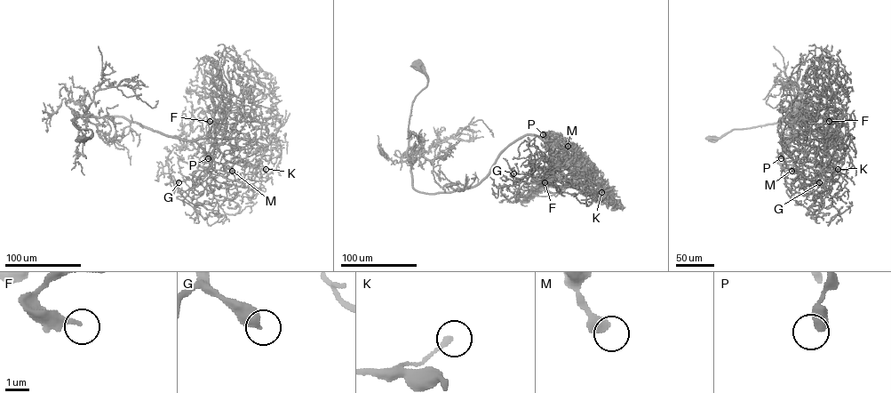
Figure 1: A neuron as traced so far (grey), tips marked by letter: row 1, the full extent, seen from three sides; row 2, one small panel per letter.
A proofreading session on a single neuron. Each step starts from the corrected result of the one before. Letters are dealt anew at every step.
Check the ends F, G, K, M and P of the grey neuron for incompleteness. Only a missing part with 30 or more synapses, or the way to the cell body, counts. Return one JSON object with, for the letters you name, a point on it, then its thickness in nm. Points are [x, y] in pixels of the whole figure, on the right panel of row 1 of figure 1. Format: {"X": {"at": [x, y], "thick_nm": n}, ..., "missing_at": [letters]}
{"missing_at": []}

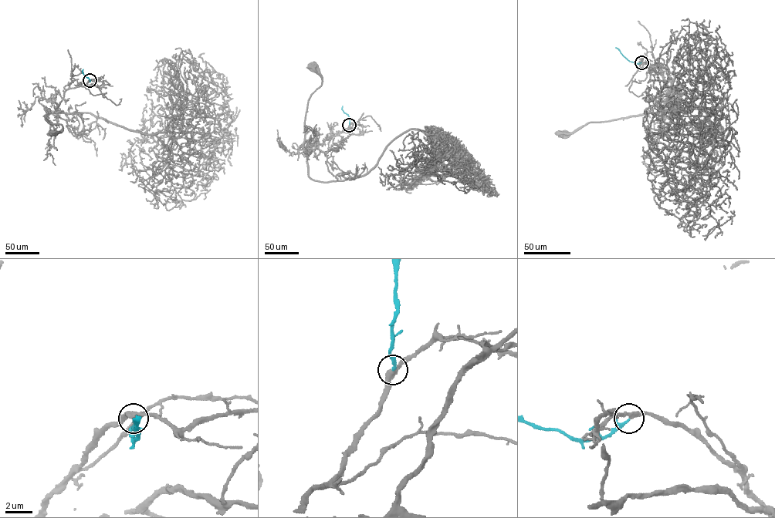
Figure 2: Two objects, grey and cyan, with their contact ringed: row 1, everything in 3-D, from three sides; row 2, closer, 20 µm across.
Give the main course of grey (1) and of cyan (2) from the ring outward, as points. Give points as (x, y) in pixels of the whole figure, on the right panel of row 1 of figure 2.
1: (641, 62), (664, 79), (668, 99), (679, 108), (589, 122), (571, 132), (560, 134)
2: (641, 62), (630, 61), (615, 47)

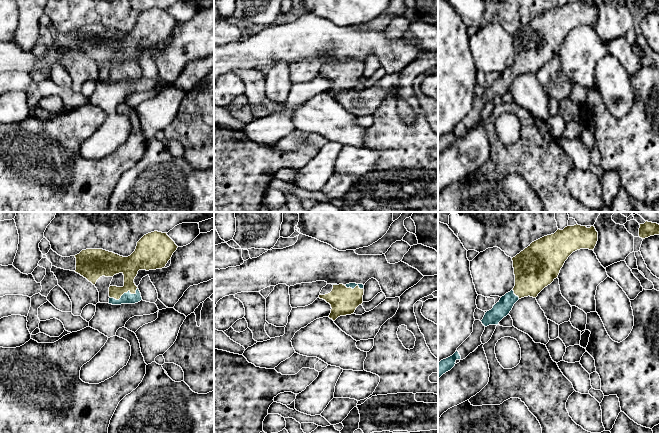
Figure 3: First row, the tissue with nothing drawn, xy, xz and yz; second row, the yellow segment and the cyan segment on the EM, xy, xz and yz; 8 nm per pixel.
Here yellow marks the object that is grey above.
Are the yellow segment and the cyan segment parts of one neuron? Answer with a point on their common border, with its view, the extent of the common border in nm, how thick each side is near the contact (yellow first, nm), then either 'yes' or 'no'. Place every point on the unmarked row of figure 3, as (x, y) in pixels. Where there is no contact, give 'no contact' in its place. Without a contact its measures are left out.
xy (125, 68) | 240 nm | 170/100 nm | yes

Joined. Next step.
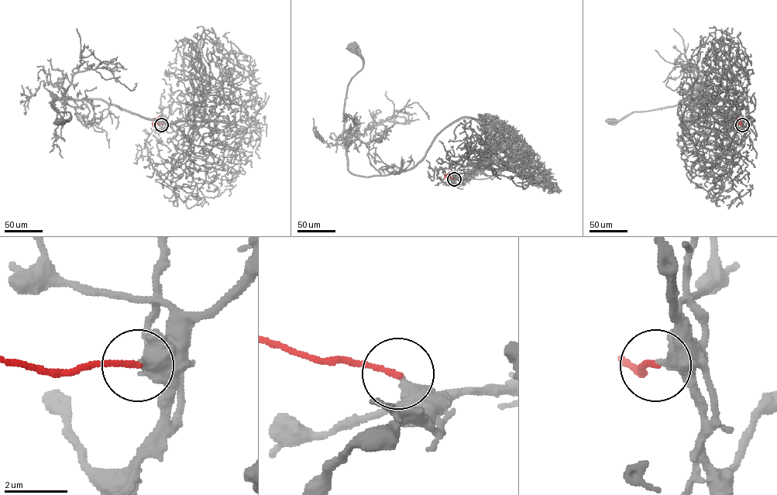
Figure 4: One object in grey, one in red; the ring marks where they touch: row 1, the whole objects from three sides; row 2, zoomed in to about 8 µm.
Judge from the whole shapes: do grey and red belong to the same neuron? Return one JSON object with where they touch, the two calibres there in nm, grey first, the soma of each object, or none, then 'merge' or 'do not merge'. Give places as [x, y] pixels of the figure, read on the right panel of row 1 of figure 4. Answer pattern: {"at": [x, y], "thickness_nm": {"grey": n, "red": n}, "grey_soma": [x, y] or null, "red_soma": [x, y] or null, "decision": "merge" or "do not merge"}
{"at": [742, 125], "thickness_nm": {"grey": 380, "red": 180}, "grey_soma": [610, 121], "red_soma": null, "decision": "do not merge"}

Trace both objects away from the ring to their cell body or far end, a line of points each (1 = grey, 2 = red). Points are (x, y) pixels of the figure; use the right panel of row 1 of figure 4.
1: (742, 124), (736, 132), (731, 125), (720, 132), (681, 122), (720, 114), (739, 99), (610, 122)
2: (742, 125), (737, 121), (738, 115)

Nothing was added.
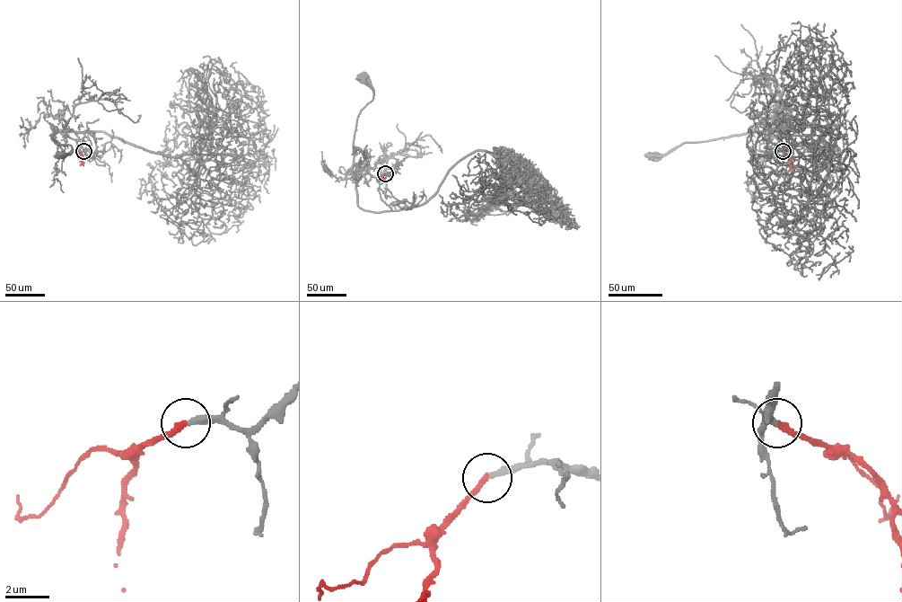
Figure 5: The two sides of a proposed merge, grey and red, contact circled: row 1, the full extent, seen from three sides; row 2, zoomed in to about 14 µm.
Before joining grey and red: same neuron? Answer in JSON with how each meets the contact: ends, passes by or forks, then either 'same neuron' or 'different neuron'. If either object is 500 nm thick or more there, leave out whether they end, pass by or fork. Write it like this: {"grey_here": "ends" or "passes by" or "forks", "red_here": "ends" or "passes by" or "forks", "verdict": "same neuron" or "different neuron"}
{"grey_here": "ends", "red_here": "ends", "verdict": "same neuron"}

